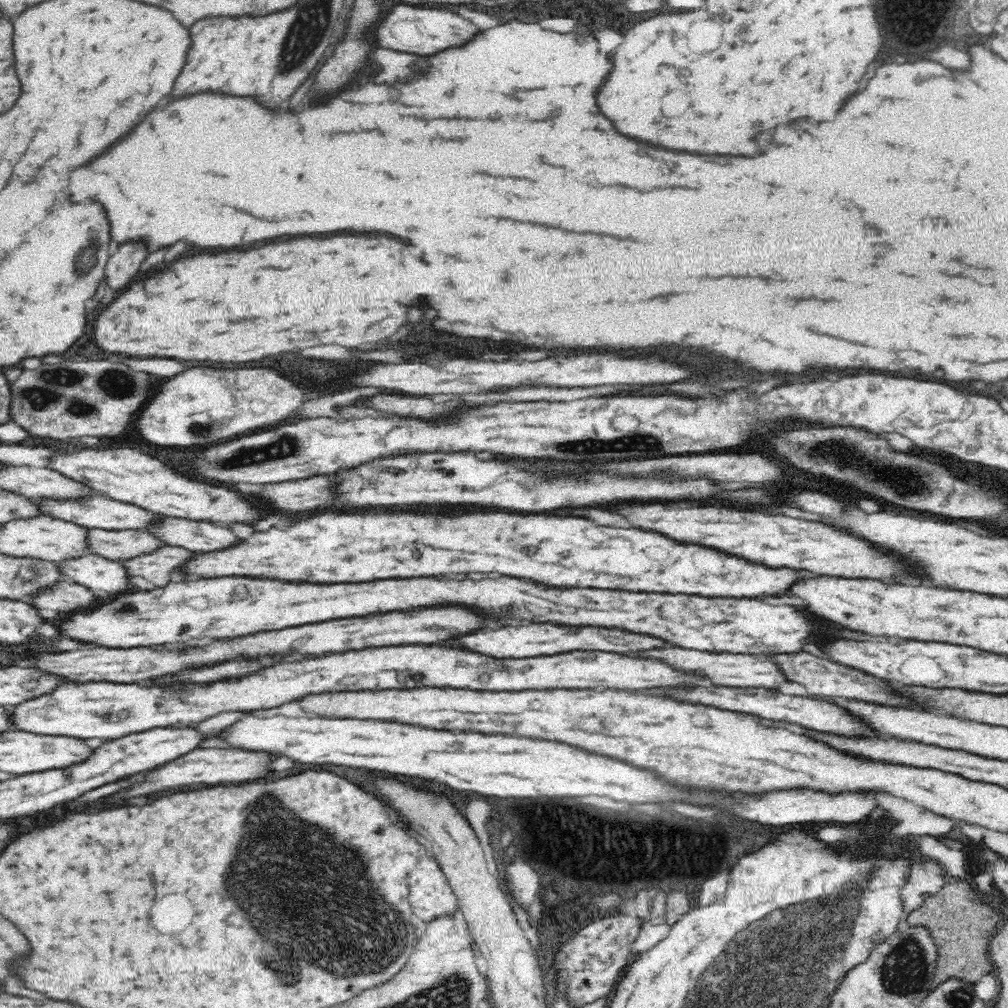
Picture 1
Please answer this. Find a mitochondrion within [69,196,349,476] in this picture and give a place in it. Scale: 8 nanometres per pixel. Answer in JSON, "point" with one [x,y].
{"point":[91,261]}

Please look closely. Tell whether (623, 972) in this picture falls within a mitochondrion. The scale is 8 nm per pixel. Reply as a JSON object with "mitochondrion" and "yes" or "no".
{"mitochondrion":"no"}

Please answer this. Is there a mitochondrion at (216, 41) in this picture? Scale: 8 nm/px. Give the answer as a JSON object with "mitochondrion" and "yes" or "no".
{"mitochondrion":"no"}

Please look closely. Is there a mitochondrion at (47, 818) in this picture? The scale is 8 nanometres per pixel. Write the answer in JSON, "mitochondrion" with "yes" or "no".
{"mitochondrion":"no"}

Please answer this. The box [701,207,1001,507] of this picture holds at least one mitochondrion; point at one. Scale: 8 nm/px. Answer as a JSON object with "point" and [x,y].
{"point":[839,452]}

